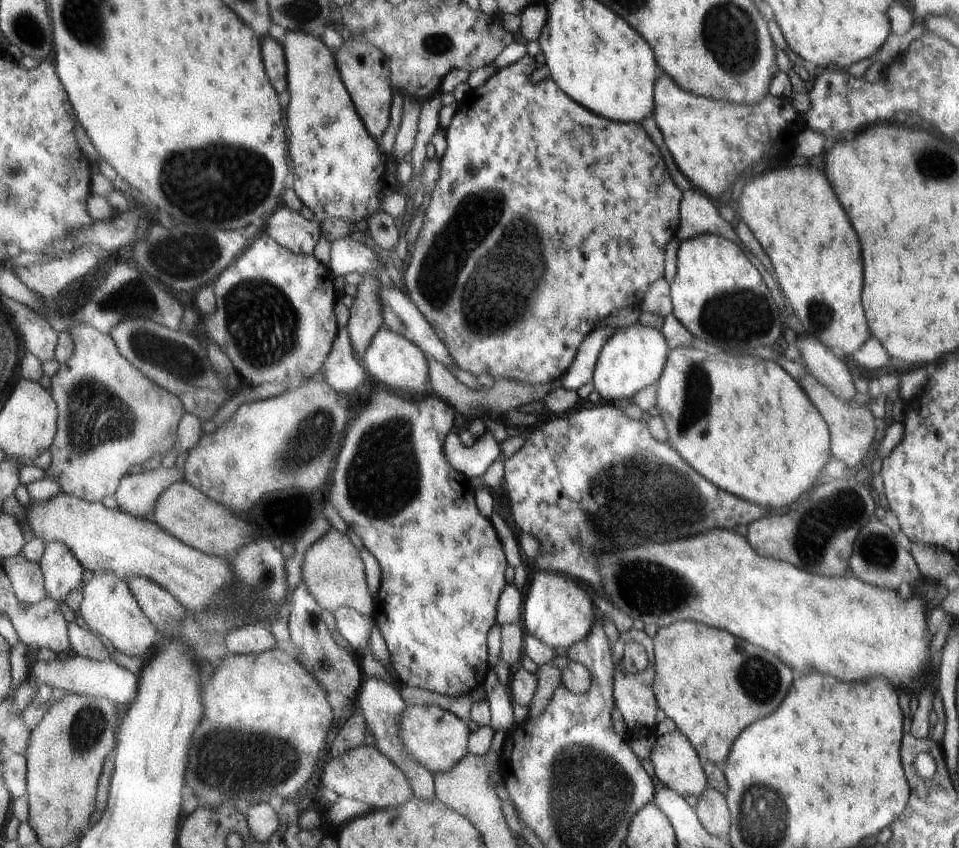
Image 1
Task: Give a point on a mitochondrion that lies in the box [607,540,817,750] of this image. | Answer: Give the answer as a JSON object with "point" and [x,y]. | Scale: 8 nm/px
{"point":[648,590]}

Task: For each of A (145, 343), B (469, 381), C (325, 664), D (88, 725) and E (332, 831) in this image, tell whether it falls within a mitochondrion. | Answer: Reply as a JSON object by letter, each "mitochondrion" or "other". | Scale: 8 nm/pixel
{"A":"mitochondrion","B":"other","C":"mitochondrion","D":"mitochondrion","E":"other"}

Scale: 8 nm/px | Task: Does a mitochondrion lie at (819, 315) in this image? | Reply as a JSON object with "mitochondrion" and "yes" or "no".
{"mitochondrion":"yes"}

